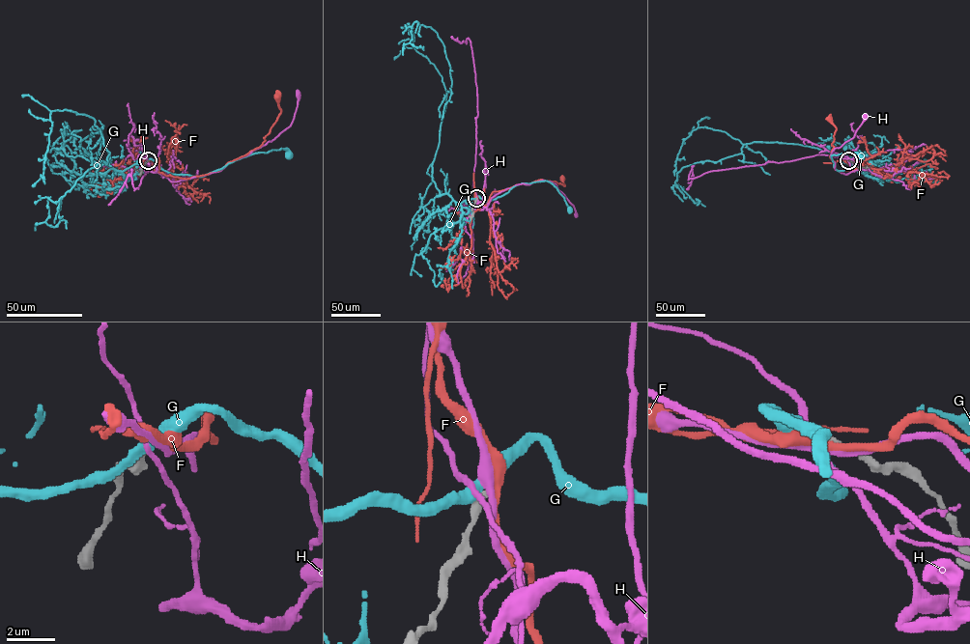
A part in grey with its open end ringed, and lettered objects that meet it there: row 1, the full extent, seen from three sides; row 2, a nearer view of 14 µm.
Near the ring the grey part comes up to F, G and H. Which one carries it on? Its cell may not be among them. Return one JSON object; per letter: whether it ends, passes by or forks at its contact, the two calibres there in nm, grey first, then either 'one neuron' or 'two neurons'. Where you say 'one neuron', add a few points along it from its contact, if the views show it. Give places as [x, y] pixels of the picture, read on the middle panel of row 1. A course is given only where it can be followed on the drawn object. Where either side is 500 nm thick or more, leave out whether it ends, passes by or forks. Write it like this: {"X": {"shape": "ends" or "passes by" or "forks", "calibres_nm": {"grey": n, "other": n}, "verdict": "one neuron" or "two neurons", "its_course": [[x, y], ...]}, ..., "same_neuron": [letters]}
{"F": {"shape": "passes by", "calibres_nm": {"grey": 360, "other": 360}, "verdict": "two neurons"}, "G": {"shape": "passes by", "calibres_nm": {"grey": 400, "other": 420}, "verdict": "two neurons"}, "H": {"shape": "forks", "calibres_nm": {"grey": 380, "other": 320}, "verdict": "two neurons"}, "same_neuron": []}

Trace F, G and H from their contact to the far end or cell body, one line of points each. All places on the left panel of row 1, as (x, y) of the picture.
F: (148, 160), (151, 159), (152, 169), (179, 178), (218, 171), (265, 140), (280, 112), (277, 96)
G: (147, 160), (155, 160), (173, 174), (203, 176), (257, 153), (281, 149), (288, 154)
H: (147, 160), (150, 170), (172, 182), (220, 171), (230, 162), (271, 141), (290, 125), (298, 95)

